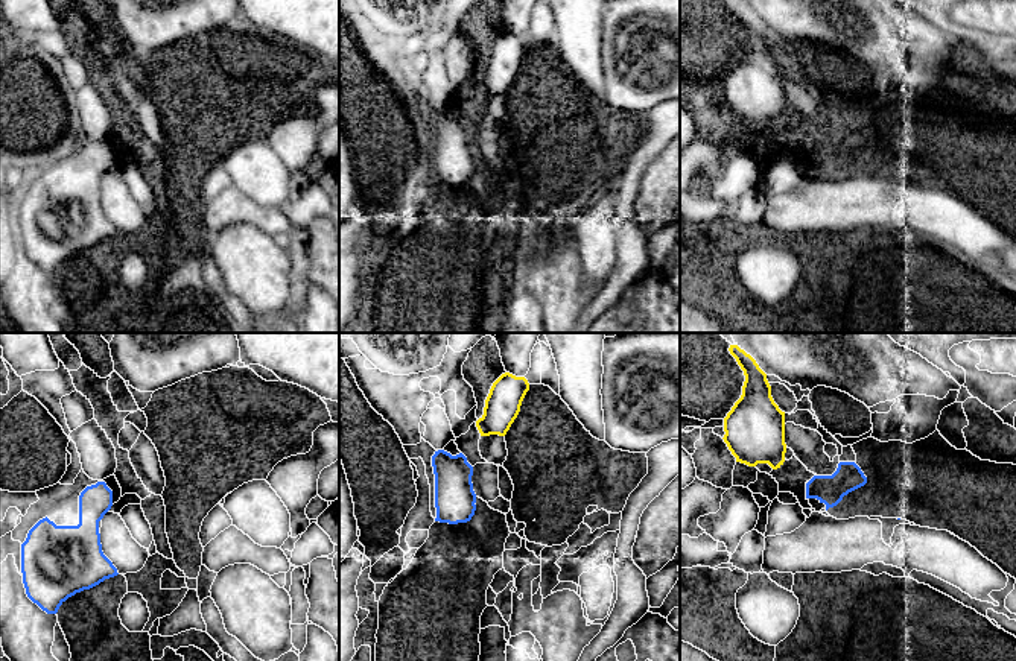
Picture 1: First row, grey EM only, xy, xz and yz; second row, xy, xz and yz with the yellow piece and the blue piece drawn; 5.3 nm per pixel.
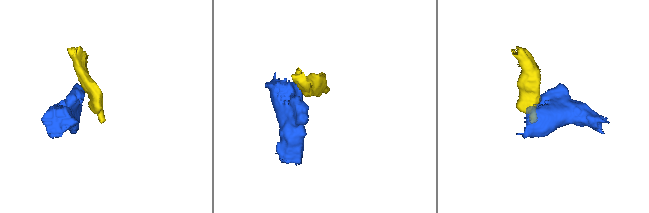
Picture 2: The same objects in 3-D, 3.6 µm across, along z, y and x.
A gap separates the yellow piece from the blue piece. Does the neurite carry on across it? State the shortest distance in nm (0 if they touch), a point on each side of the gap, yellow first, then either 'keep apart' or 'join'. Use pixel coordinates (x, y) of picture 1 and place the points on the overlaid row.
140 nm | xz (481, 435), (461, 453) | keep apart

